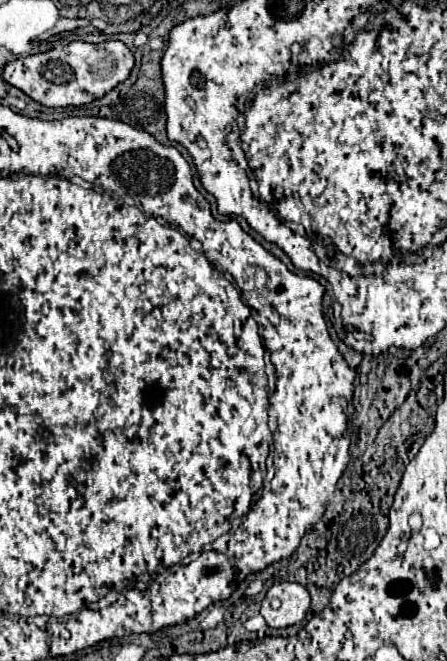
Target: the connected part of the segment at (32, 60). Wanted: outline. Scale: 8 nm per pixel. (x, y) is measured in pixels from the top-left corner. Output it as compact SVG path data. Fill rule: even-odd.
M71 42L59 50L7 62L3 68L3 80L49 108L83 106L105 96L105 92L111 92L119 82L127 80L133 64L133 54L123 42Z

